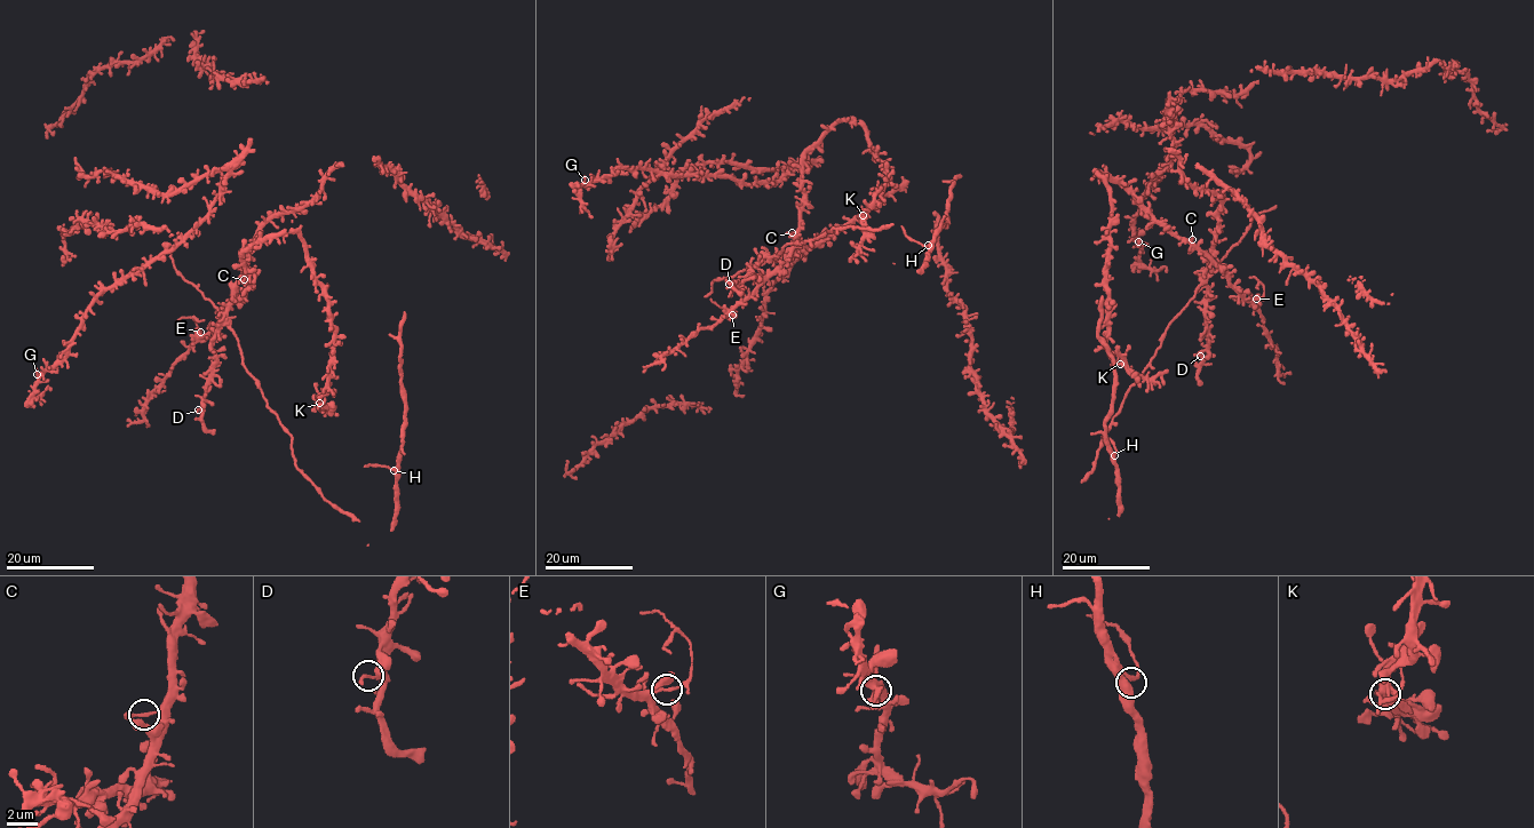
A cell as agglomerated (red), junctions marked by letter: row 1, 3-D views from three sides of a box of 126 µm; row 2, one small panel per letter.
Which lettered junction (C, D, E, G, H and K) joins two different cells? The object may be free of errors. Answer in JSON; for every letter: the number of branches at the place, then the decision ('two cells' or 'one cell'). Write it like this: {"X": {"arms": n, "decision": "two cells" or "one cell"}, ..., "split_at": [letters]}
{"C": {"arms": 2, "decision": "one cell"}, "D": {"arms": 2, "decision": "one cell"}, "E": {"arms": 2, "decision": "two cells"}, "G": {"arms": 2, "decision": "one cell"}, "H": {"arms": 2, "decision": "one cell"}, "K": {"arms": 2, "decision": "one cell"}, "split_at": ["E"]}

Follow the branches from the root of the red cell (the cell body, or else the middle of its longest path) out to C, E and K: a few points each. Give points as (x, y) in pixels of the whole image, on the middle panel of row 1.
C: (802, 182), (801, 224), (792, 232)
E: (802, 182), (801, 229), (792, 252), (741, 300), (732, 315)
K: (802, 182), (803, 156), (826, 130), (837, 121), (859, 124), (868, 150), (888, 174), (863, 215)

